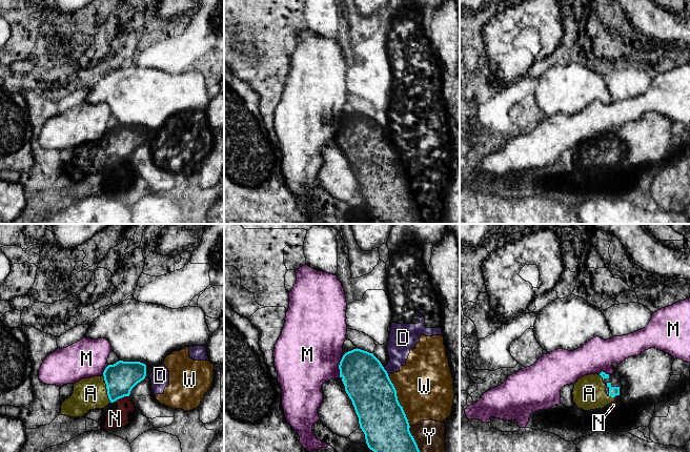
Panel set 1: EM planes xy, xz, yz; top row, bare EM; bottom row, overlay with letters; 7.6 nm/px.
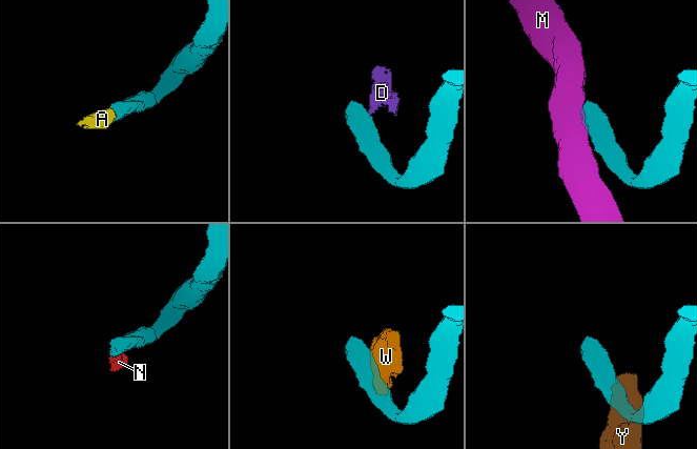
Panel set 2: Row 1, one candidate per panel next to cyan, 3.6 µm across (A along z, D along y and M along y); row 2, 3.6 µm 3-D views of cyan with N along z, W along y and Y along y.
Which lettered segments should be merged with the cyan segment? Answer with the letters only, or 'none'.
A

